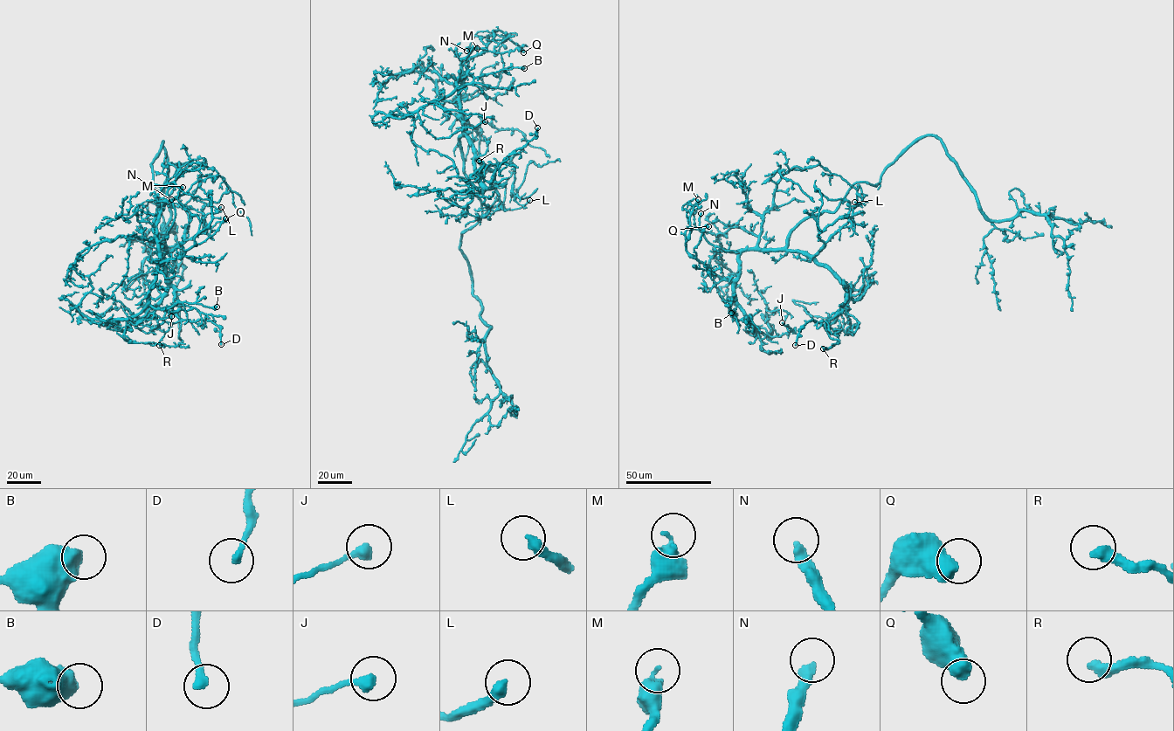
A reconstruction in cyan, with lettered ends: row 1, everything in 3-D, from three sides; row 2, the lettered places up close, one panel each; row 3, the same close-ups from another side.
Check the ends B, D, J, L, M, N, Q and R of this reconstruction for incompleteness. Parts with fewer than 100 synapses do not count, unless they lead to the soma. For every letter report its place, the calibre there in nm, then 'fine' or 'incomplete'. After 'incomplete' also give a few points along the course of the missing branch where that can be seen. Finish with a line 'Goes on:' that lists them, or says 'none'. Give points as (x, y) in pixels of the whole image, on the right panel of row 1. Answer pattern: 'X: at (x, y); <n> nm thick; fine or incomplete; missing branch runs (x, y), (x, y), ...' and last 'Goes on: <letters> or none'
B: at (731, 313); 600 nm thick; fine
D: at (795, 345); 240 nm thick; fine
J: at (782, 322); 360 nm thick; fine
L: at (854, 202); 320 nm thick; fine
M: at (698, 199); 480 nm thick; fine
N: at (700, 213); 340 nm thick; incomplete; missing branch runs (700, 213), (699, 205), (687, 192), (674, 191), (668, 185), (674, 181)
Q: at (708, 226); 600 nm thick; fine
R: at (823, 348); 360 nm thick; fine
Goes on: N

